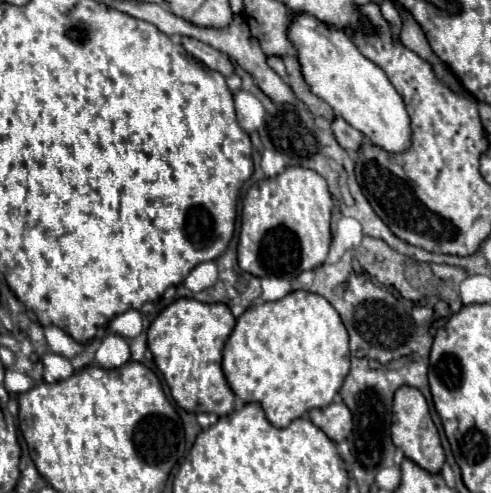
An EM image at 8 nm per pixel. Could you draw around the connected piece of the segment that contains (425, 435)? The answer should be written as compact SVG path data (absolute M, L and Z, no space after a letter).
M402 386L396 390L394 408L392 408L392 442L396 444L396 448L400 448L404 452L406 458L414 460L424 470L428 470L432 474L440 472L440 468L446 460L442 444L440 444L440 434L430 418L426 398L422 396L422 392L418 388Z

